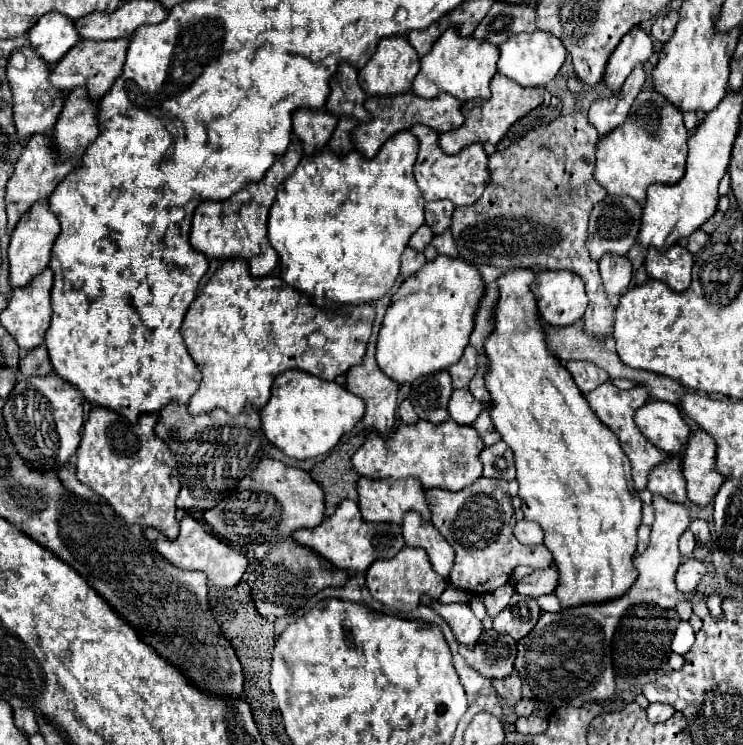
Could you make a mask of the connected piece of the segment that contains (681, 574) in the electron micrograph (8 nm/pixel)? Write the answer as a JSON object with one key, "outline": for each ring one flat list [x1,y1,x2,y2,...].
{"outline":[[688,559,678,567,676,587,682,593,692,593,698,587,698,583,702,581,704,575,706,575,706,565,698,559]]}

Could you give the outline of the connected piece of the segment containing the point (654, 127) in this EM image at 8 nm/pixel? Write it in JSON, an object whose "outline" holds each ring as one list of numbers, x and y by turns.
{"outline":[[640,91,628,119,624,125,616,127,596,149,596,181,614,197,632,197,636,201,646,199,646,189,652,183,674,185,686,173,686,155,688,155,688,131,684,127,682,113,672,107,656,91]]}

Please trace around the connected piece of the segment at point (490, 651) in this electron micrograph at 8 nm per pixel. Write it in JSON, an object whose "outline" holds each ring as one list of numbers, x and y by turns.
{"outline":[[494,629,484,631,474,649,466,649,464,645,460,645,458,651,472,669,488,679,508,677,514,671,516,641,510,635,496,633]]}

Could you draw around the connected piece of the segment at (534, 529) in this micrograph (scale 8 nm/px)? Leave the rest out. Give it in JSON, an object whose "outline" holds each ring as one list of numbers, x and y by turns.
{"outline":[[518,521,514,527,514,535,524,545,540,545,544,541,544,531,538,523,532,521]]}

